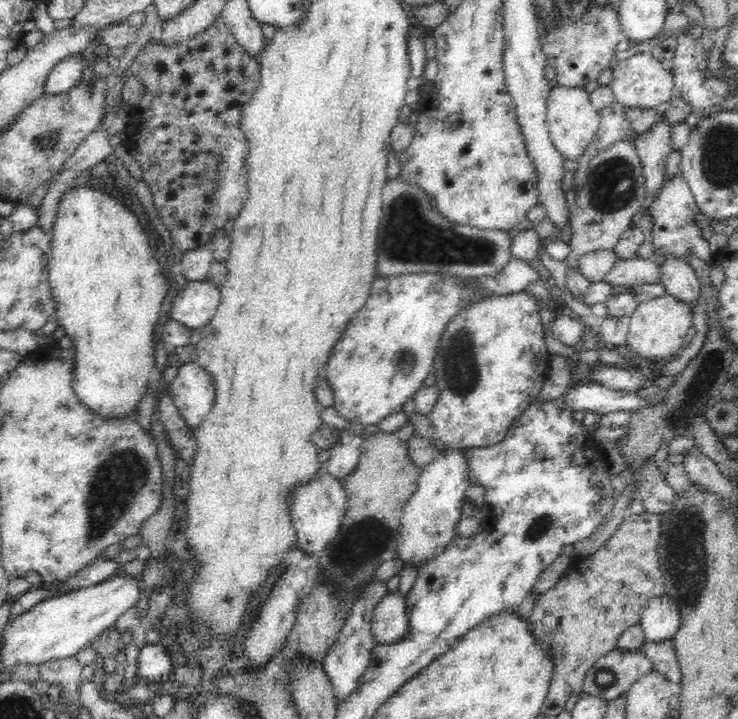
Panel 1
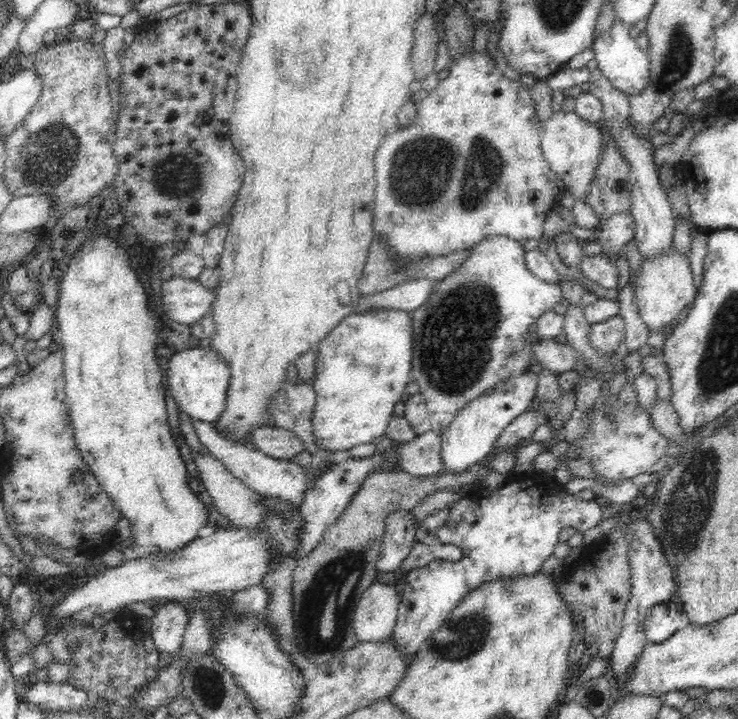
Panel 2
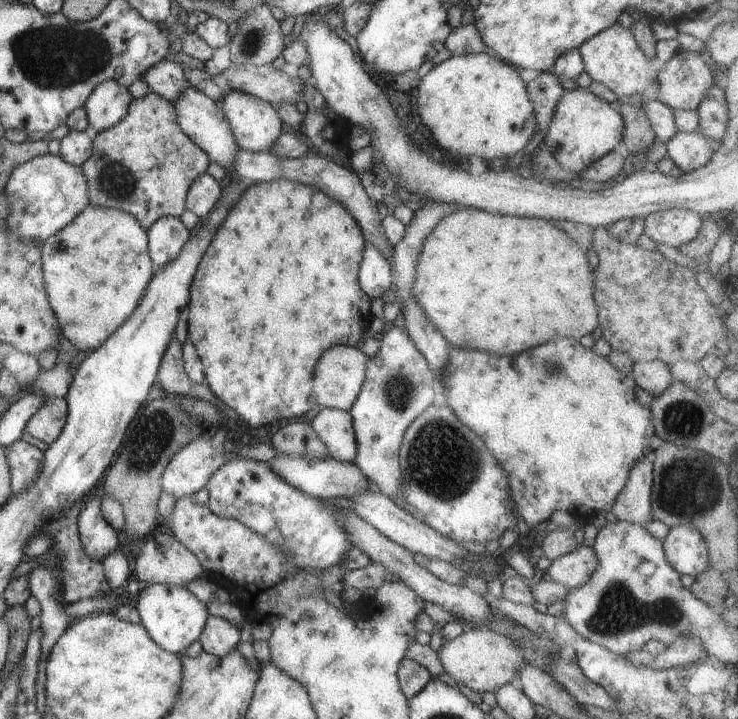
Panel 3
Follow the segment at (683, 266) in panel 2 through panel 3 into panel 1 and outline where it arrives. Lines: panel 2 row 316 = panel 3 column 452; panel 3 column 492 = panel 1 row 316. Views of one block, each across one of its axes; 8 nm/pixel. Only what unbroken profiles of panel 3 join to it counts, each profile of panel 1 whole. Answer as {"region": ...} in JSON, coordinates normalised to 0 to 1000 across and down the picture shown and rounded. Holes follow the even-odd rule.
{"region":[[[907,409],[867,420],[859,437],[854,439],[848,484],[854,484],[862,498],[901,505],[925,487],[936,449],[938,433],[932,424]]]}

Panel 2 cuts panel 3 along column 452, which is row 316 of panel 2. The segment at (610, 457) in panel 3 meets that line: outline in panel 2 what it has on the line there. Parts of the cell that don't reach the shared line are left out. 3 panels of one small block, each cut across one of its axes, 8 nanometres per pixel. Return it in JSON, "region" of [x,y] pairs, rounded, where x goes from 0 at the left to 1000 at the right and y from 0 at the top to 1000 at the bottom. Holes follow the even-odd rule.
{"region":[[[512,430],[492,435],[474,435],[442,470],[431,478],[427,520],[423,535],[428,544],[428,563],[423,576],[425,615],[434,624],[463,636],[485,618],[507,616],[523,601],[528,581],[535,579],[534,566],[557,530],[558,512],[558,441],[556,433]]]}

